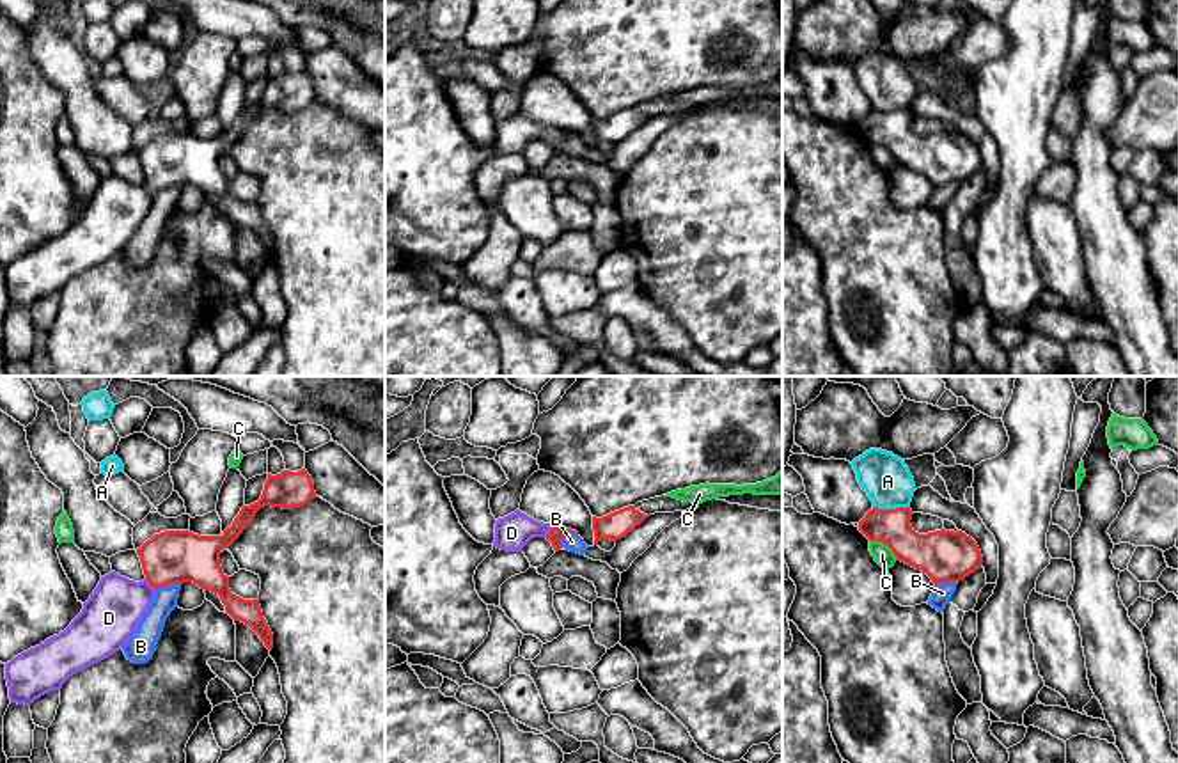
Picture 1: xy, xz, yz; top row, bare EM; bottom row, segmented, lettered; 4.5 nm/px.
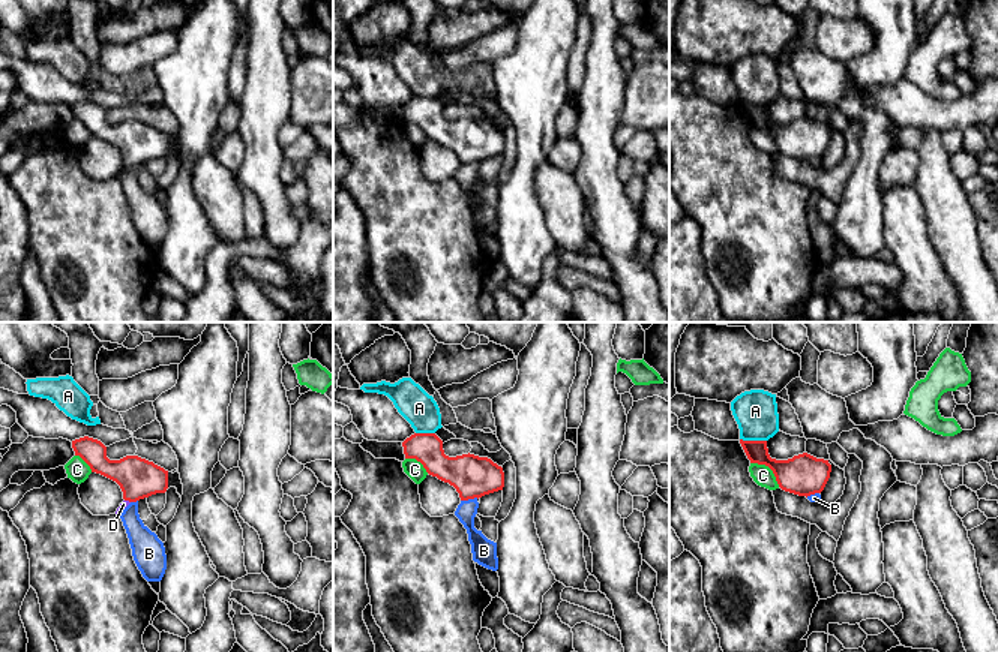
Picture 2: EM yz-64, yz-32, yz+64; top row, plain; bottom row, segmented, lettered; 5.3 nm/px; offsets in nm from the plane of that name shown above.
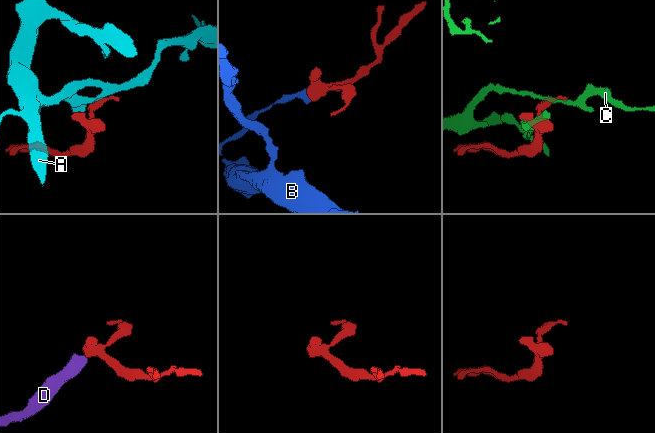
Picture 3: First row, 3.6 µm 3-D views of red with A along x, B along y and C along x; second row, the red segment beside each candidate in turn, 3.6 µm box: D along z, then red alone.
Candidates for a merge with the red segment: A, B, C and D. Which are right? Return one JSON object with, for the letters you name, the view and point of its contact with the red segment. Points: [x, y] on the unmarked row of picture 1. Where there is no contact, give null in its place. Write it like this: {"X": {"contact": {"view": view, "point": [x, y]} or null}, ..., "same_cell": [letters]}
{"D": {"contact": {"view": "xy", "point": [149, 185]}}, "same_cell": ["D"]}

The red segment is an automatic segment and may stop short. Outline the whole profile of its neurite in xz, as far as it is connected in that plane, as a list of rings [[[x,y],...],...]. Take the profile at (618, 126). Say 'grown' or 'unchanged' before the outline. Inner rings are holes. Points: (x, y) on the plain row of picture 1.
unchanged; [[[635,108],[623,110],[607,119],[593,119],[594,147],[601,142],[617,144],[640,128],[648,117],[640,115]]]

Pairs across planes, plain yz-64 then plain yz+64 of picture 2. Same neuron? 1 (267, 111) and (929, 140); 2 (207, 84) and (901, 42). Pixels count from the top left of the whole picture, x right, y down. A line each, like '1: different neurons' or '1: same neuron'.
1: same neuron
2: same neuron

